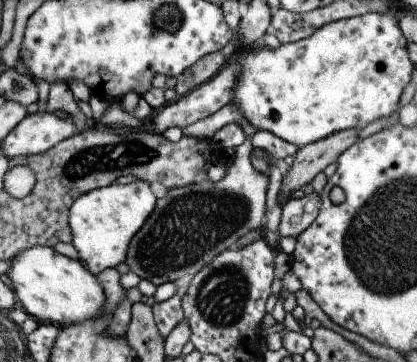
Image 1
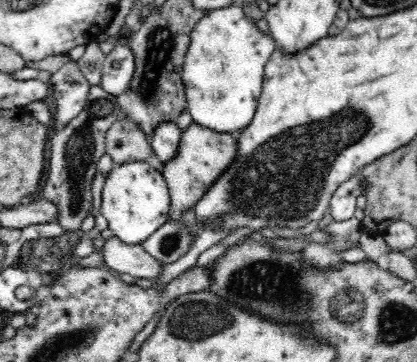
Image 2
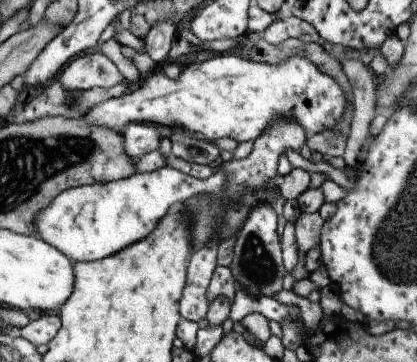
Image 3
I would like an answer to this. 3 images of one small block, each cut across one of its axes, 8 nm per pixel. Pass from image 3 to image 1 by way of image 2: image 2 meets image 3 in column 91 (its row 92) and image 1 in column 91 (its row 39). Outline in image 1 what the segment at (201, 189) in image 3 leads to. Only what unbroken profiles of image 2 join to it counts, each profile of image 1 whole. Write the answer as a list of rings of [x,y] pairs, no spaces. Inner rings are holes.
[[[131,180],[123,186],[109,184],[81,194],[69,208],[69,230],[73,236],[71,246],[77,250],[79,260],[87,264],[87,272],[99,274],[119,262],[123,264],[123,252],[131,236],[141,228],[155,204],[157,198],[151,194],[151,186],[139,180]]]

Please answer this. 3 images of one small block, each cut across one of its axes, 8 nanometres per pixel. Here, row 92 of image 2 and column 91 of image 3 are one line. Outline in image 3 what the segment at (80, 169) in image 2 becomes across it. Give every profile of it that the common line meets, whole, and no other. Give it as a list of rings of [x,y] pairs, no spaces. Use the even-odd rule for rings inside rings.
[[[61,82],[49,84],[45,90],[41,90],[31,102],[23,108],[23,120],[33,122],[41,118],[53,118],[63,116],[67,120],[81,120],[87,116],[87,112],[99,104],[105,104],[107,100],[117,100],[123,94],[127,94],[131,88],[125,84],[117,84],[113,88],[91,88],[91,90],[65,90]]]

